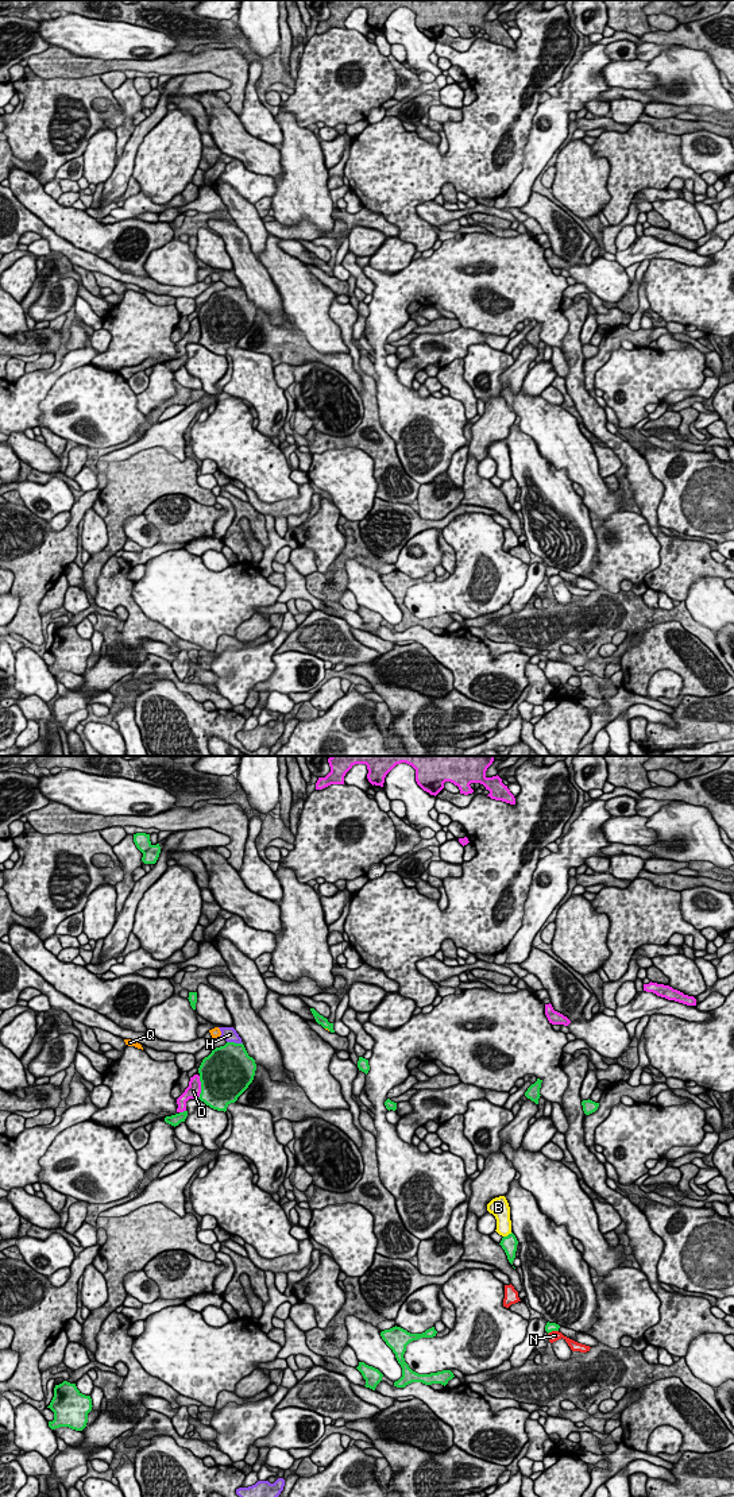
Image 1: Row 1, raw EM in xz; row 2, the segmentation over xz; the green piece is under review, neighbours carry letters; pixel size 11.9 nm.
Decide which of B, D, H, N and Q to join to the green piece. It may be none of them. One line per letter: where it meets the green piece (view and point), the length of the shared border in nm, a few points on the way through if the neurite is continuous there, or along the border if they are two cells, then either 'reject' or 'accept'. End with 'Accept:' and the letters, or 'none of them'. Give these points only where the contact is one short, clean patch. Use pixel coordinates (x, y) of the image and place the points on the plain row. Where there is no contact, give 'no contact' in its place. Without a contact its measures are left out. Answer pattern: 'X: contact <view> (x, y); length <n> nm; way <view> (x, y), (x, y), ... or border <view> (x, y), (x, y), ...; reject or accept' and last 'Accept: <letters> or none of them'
B: contact xz (509, 478); length 120 nm; reject
D: contact xz (201, 331); length 280 nm; reject
H: contact xz (234, 286); length 190 nm; accept
N: contact xz (552, 574); length 140 nm; reject
Q: contact xz (328, 273); length 70 nm; reject
Accept: H

